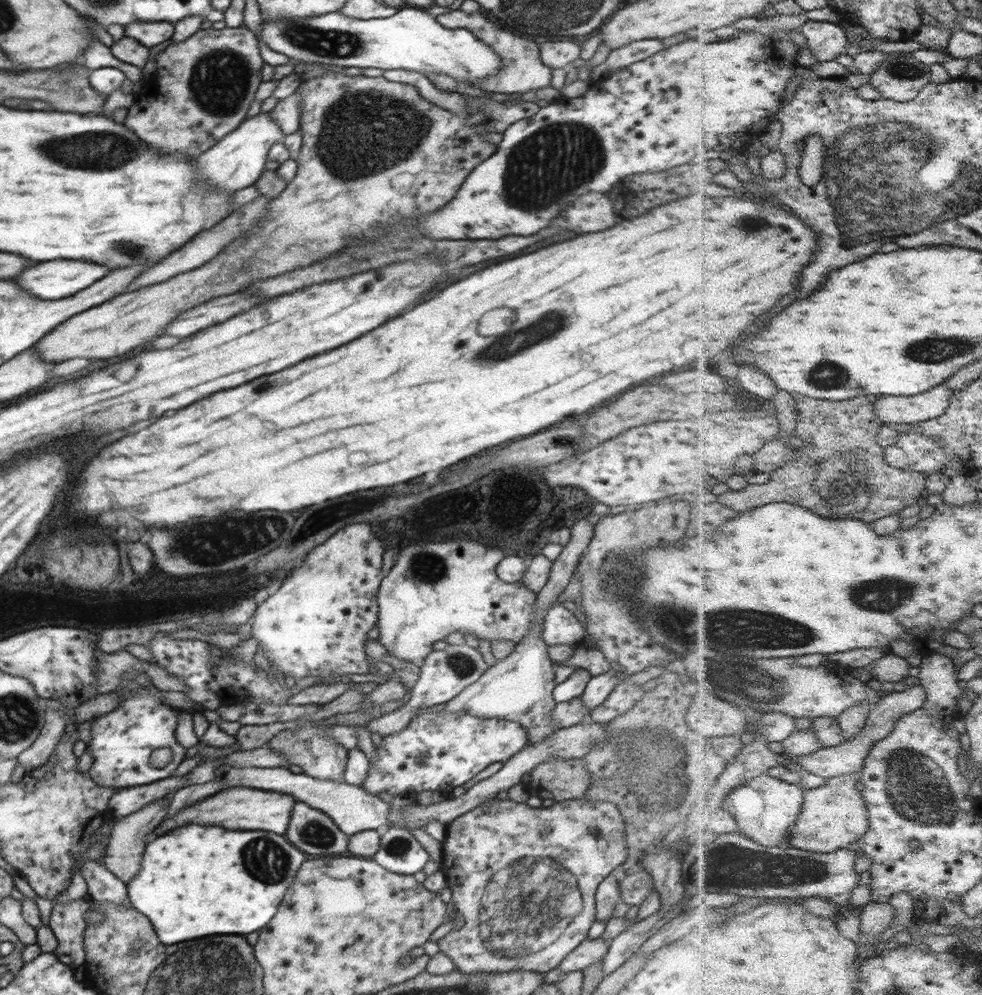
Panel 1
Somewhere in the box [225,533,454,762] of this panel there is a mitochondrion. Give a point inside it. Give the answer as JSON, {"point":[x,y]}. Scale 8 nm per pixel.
{"point":[423,568]}

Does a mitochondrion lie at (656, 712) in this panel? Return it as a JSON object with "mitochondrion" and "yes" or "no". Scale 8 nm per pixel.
{"mitochondrion":"no"}

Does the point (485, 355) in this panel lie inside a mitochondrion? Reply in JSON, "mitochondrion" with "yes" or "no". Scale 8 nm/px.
{"mitochondrion":"yes"}

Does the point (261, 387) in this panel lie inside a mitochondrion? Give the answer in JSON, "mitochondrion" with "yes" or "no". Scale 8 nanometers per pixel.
{"mitochondrion":"no"}

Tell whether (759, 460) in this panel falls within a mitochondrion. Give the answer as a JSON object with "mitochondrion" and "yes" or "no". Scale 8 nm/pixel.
{"mitochondrion":"no"}

